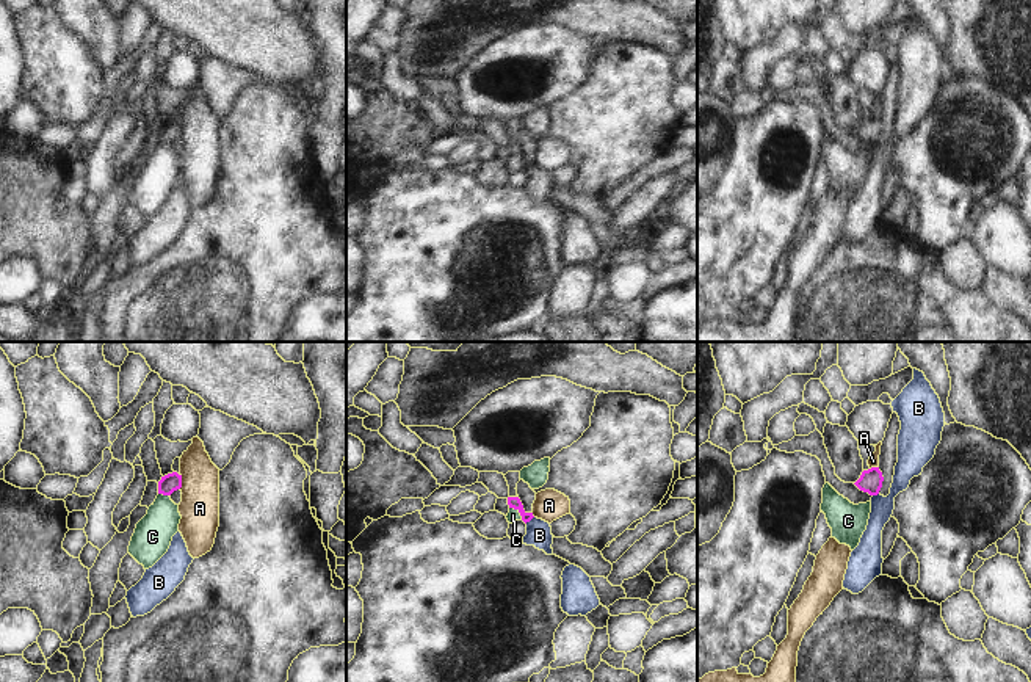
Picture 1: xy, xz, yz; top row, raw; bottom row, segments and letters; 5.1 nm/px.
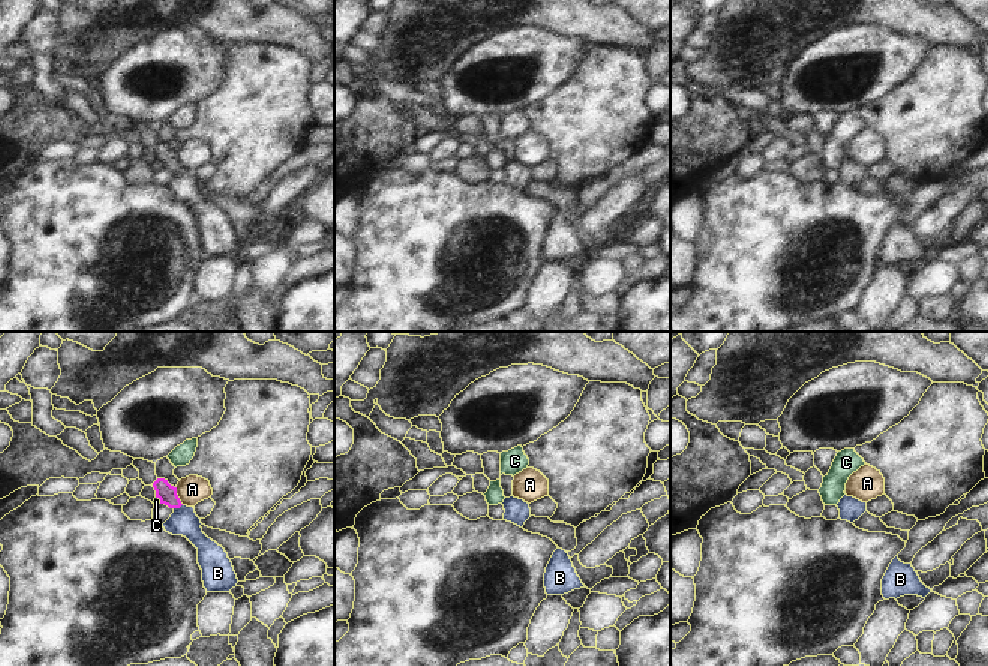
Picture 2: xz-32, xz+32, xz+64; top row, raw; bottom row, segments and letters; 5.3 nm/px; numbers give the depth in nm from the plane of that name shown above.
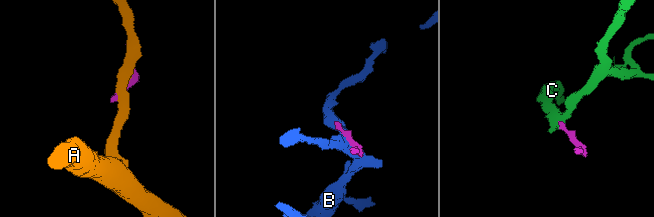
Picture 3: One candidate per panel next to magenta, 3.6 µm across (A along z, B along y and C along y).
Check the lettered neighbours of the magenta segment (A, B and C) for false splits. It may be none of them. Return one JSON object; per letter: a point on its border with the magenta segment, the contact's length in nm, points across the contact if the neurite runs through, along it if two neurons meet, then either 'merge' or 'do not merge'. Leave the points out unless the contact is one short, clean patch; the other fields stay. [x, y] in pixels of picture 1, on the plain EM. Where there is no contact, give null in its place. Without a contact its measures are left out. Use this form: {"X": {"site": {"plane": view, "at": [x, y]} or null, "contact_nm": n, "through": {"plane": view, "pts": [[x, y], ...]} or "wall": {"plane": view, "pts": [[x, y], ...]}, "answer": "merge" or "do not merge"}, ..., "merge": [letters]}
{"A": {"site": {"plane": "xy", "at": [180, 130]}, "contact_nm": 80, "answer": "do not merge"}, "B": {"site": {"plane": "xz", "at": [528, 170]}, "contact_nm": 60, "wall": {"plane": "xz", "pts": [[533, 165], [525, 171]]}, "answer": "do not merge"}, "C": {"site": {"plane": "xz", "at": [519, 160]}, "contact_nm": 100, "wall": {"plane": "xz", "pts": [[510, 155], [522, 168]]}, "answer": "do not merge"}, "merge": []}

